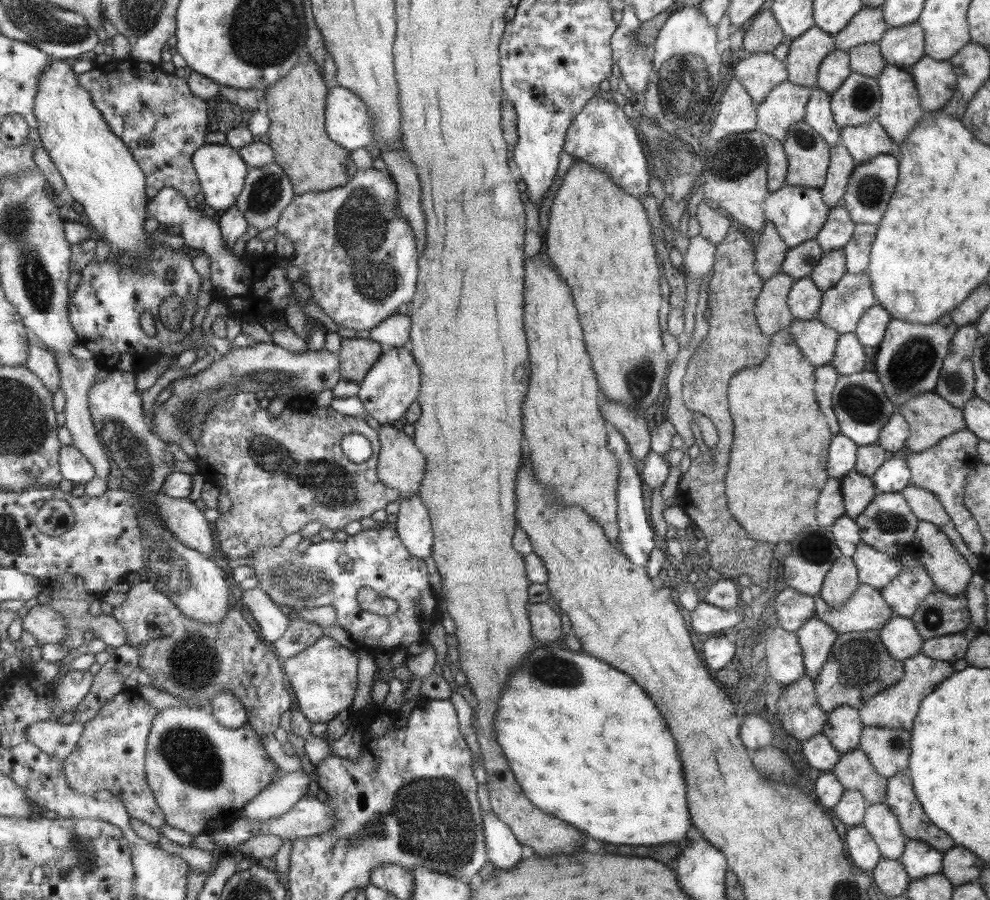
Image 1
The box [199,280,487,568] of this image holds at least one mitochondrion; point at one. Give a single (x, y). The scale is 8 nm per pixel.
(331, 485)

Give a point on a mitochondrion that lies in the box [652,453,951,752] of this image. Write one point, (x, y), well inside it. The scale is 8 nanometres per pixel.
(855, 660)

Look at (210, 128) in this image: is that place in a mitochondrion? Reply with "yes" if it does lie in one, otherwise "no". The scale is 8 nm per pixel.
no

